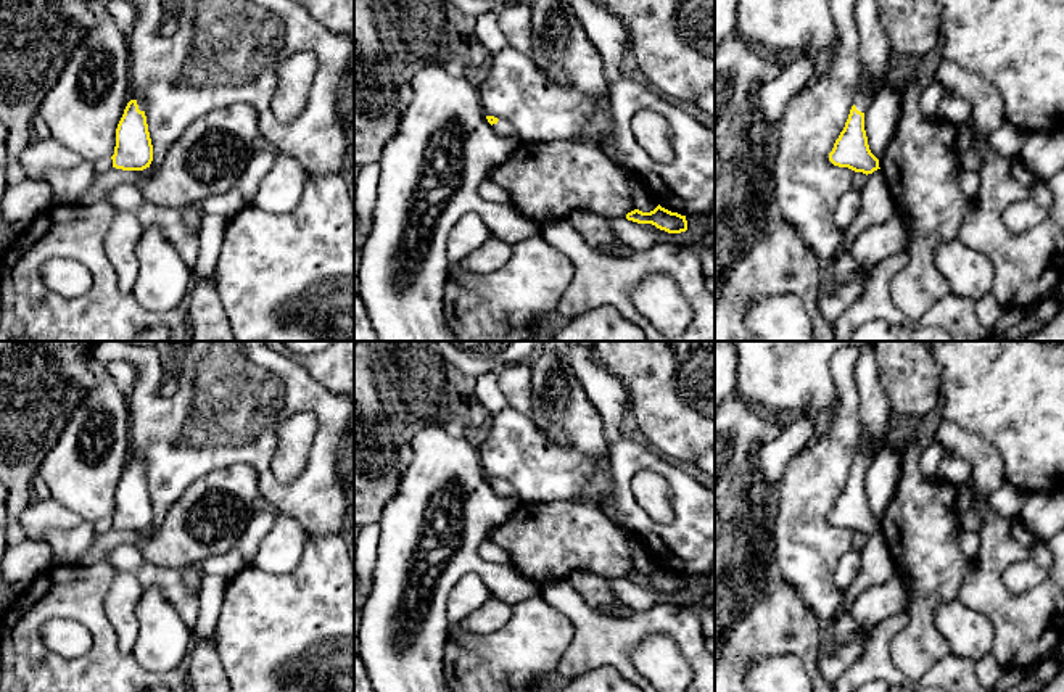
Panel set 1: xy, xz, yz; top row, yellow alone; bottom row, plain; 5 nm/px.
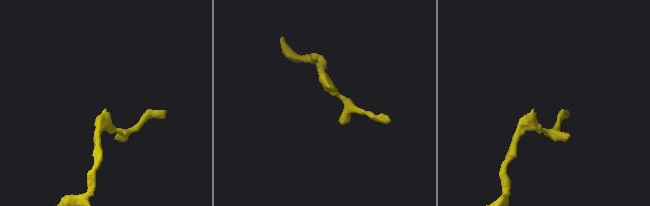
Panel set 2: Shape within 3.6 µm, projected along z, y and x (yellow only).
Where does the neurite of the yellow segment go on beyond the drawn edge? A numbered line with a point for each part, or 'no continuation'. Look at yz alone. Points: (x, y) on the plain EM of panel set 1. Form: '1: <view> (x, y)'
1: yz (874, 411)

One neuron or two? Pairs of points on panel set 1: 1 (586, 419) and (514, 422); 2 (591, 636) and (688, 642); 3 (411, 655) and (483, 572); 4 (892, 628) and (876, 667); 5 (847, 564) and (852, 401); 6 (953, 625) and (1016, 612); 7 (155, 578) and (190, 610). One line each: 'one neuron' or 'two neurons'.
1: two neurons
2: one neuron
3: one neuron
4: one neuron
5: two neurons
6: two neurons
7: one neuron

